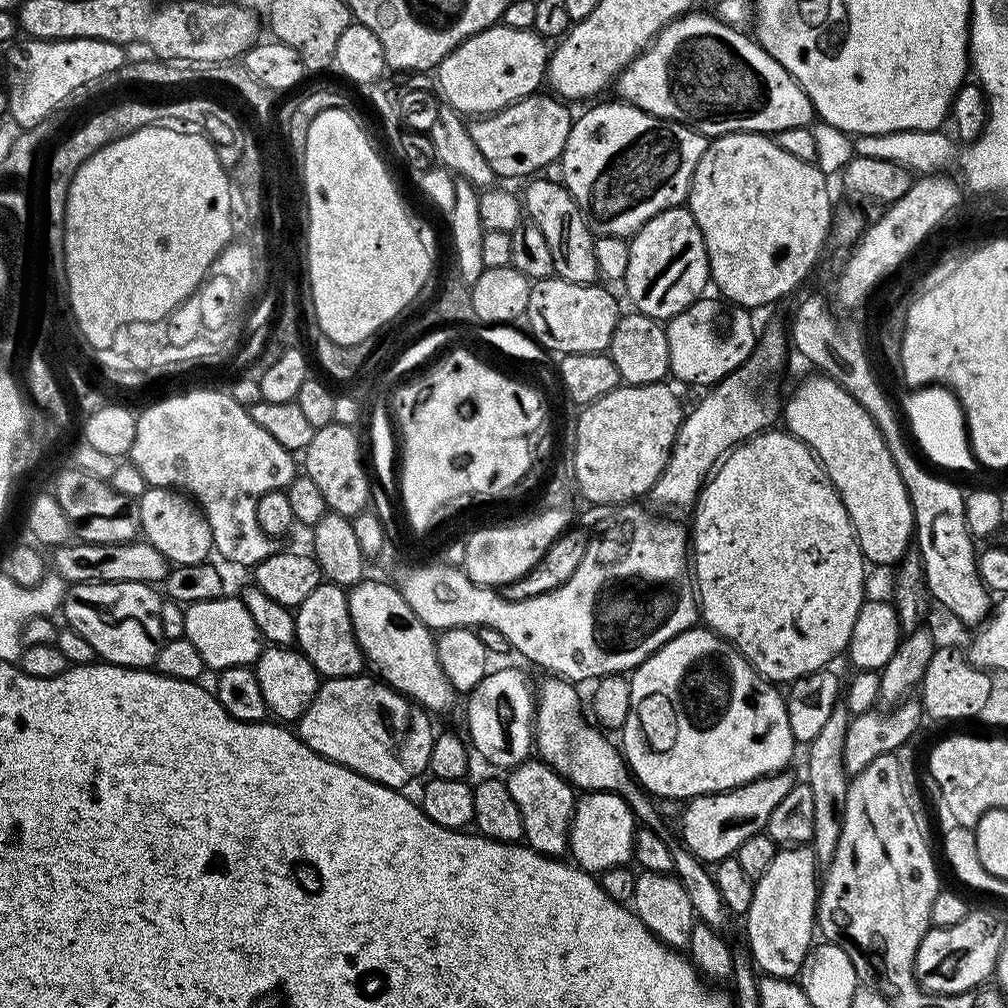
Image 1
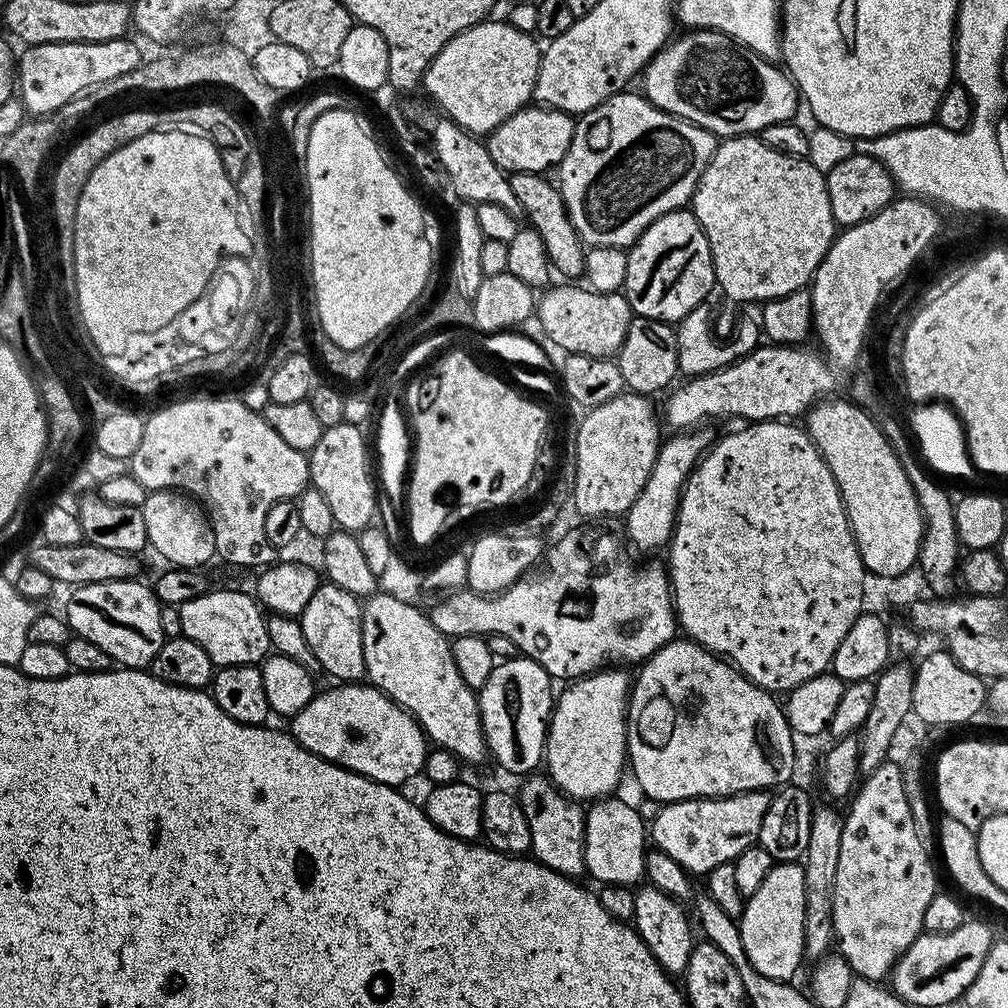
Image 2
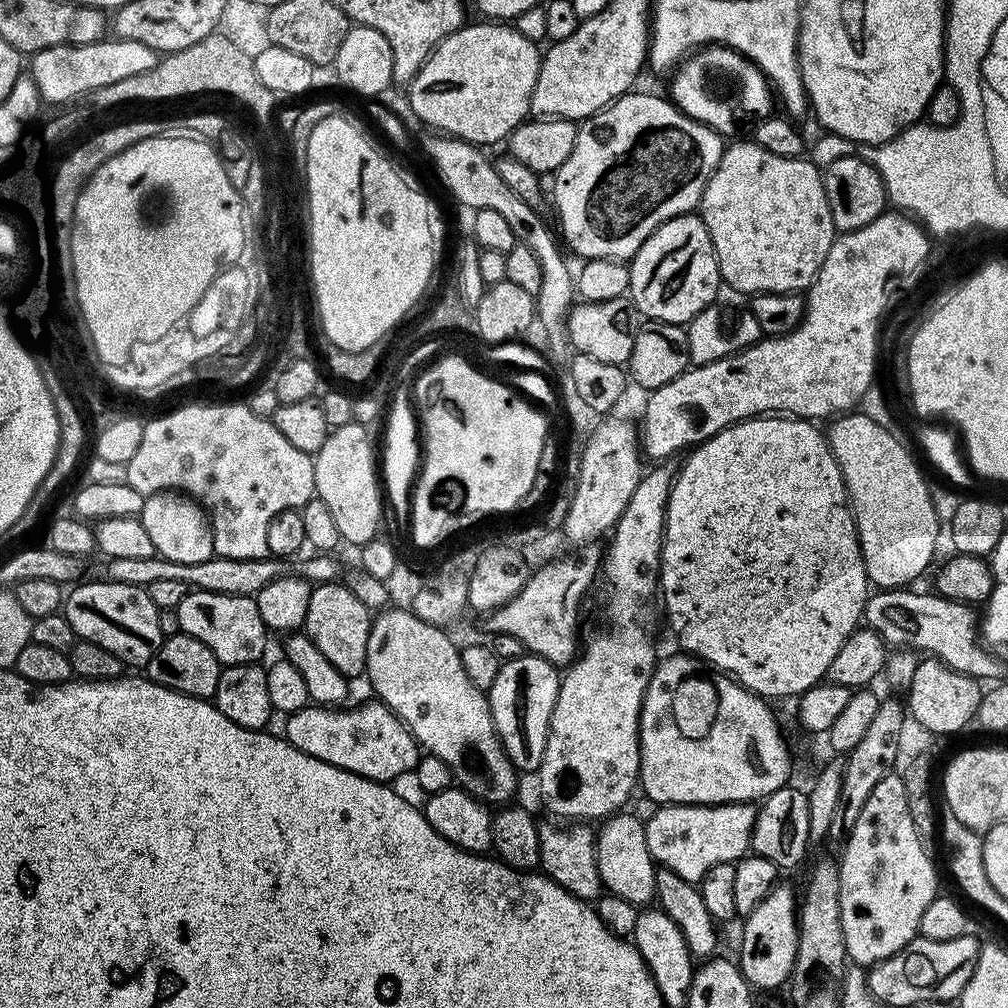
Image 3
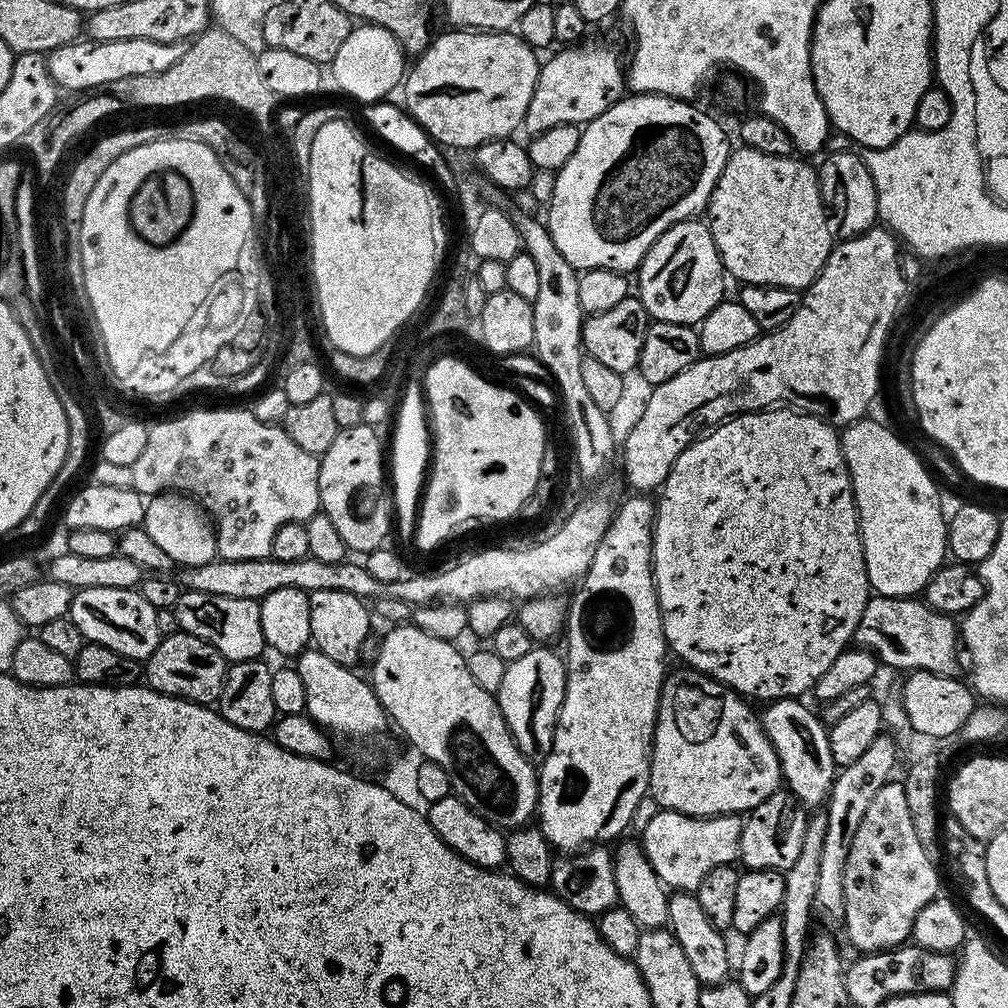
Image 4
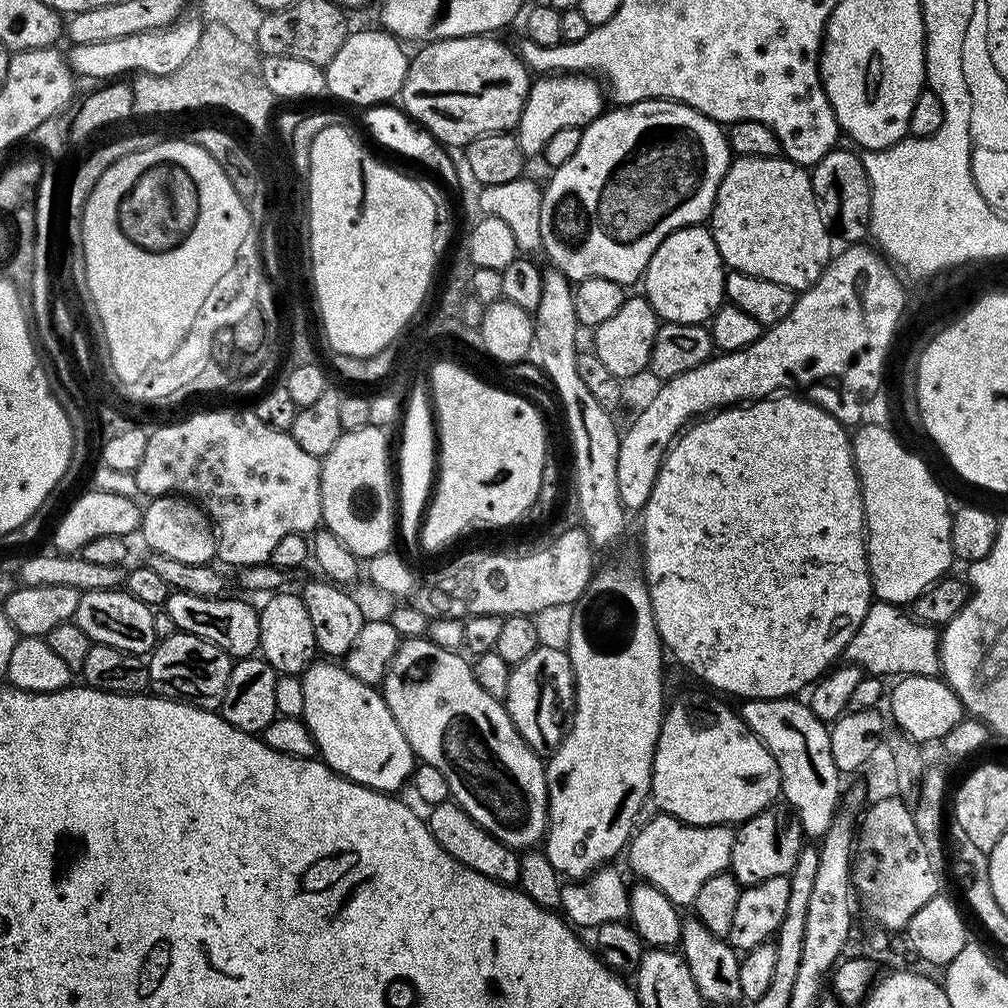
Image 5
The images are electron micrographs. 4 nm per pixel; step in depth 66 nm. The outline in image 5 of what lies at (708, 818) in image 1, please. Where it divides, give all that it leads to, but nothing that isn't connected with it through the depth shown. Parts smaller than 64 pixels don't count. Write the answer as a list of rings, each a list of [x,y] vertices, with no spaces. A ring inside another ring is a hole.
[[[653,815],[631,837],[626,857],[639,879],[653,884],[677,906],[691,905],[692,899],[714,874],[729,871],[730,850],[734,850],[735,831],[726,824],[687,824],[673,816]],[[645,827],[644,829],[642,829]],[[641,831],[641,832],[640,832]],[[640,832],[640,833],[639,833]]]

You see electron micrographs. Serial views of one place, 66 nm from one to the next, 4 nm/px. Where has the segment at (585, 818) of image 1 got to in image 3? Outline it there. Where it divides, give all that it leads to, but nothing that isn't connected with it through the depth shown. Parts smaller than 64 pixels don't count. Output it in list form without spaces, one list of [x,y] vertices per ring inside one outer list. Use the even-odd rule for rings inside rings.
[[[621,810],[605,819],[596,832],[596,861],[598,874],[604,882],[604,888],[618,898],[626,898],[626,902],[637,906],[648,906],[656,900],[656,869],[650,850],[646,846],[645,823],[633,815],[631,811]]]

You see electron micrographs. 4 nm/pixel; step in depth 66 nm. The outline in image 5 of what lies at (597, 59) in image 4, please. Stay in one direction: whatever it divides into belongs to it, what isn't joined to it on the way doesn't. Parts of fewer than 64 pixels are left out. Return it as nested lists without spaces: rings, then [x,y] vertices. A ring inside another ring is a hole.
[[[544,74],[531,81],[528,97],[522,106],[520,120],[516,123],[514,135],[522,146],[525,157],[539,157],[546,142],[567,128],[587,128],[590,122],[606,111],[606,92],[599,79],[588,74]]]

